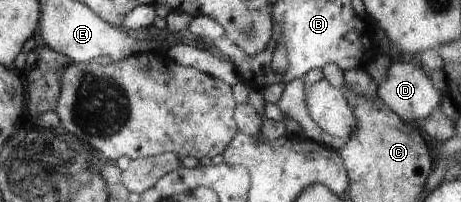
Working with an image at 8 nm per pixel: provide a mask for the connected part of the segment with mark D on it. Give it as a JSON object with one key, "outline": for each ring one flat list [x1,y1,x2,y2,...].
{"outline":[[404,57,392,60,384,81,376,86,376,95,402,121,417,125,423,123,432,115,434,109,440,107,443,98,443,93,432,84,431,79,423,70,420,67,414,67,412,63,407,63]]}

